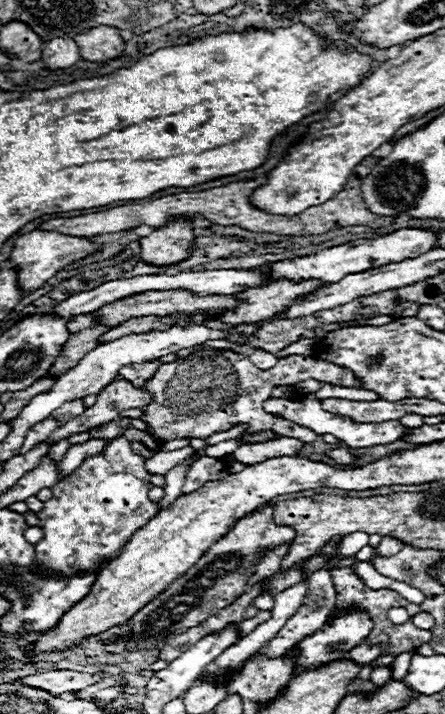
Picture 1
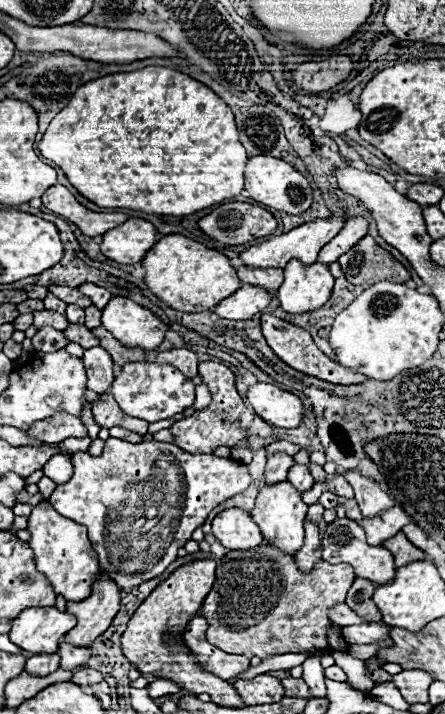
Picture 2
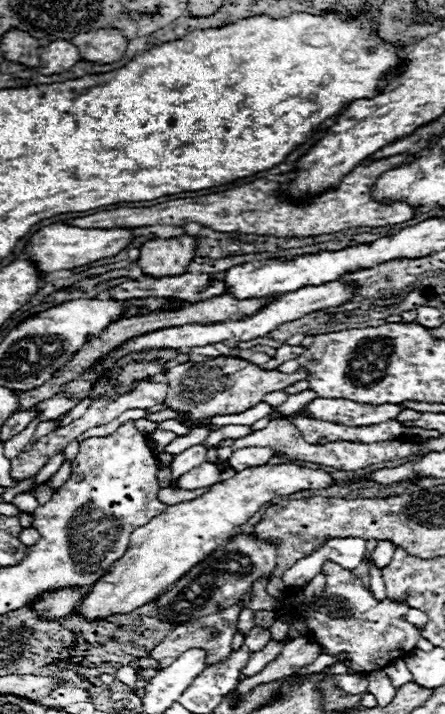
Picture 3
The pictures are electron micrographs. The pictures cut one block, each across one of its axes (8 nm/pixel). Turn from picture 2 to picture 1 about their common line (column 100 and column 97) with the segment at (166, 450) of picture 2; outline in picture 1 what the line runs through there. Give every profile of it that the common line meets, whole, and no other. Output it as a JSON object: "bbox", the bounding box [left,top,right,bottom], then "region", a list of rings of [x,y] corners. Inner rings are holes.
{"bbox":[30,436,160,578],"region":[[[118,436],[104,448],[102,454],[86,458],[66,480],[52,486],[52,498],[44,502],[44,508],[38,512],[40,528],[44,530],[44,538],[34,544],[36,562],[30,566],[32,572],[44,568],[62,578],[72,578],[78,572],[92,572],[100,568],[102,562],[114,560],[118,550],[130,540],[130,536],[142,528],[148,520],[152,520],[160,508],[148,498],[152,488],[150,472],[146,470],[146,458],[132,452],[126,436]]]}

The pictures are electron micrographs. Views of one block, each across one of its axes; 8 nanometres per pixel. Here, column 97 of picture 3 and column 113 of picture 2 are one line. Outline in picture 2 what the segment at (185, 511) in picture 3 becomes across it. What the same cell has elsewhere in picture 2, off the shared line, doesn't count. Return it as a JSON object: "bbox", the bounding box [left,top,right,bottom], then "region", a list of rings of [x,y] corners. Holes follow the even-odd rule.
{"bbox":[64,574,120,648],"region":[[[102,574],[92,588],[92,594],[80,602],[68,602],[66,612],[78,618],[76,628],[64,636],[64,642],[80,648],[88,648],[100,632],[106,632],[112,624],[116,612],[120,610],[120,590],[118,586]]]}

